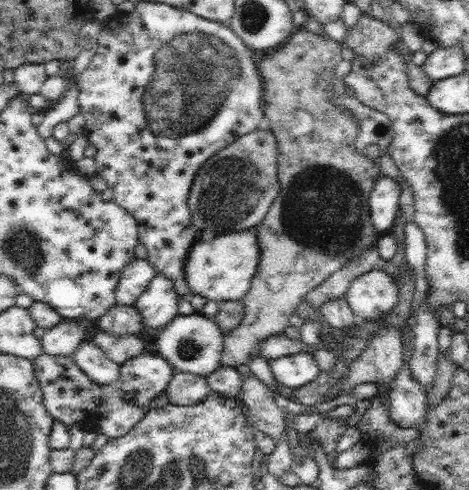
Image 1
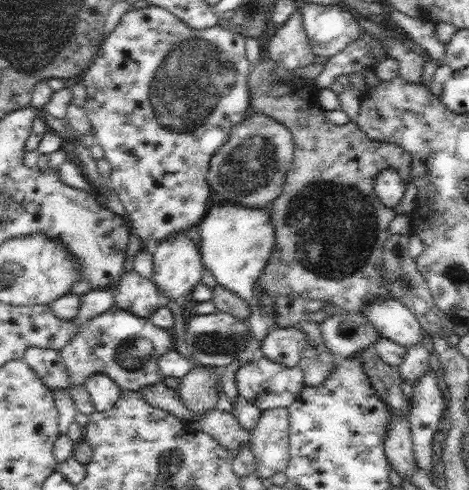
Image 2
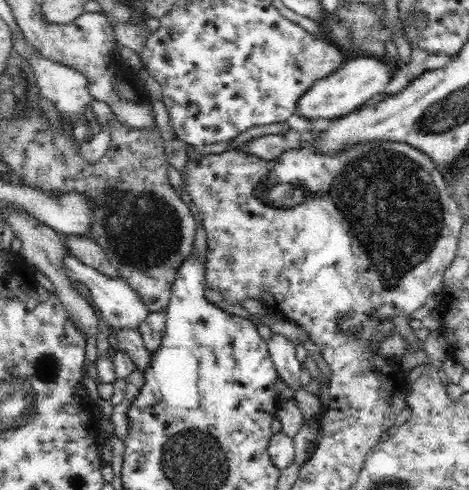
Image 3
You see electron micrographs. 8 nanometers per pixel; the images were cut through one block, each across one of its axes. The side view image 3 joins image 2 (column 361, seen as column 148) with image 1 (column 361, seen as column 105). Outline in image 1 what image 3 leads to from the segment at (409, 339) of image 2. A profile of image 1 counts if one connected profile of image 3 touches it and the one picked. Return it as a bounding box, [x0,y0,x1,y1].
[345,270,397,320]

